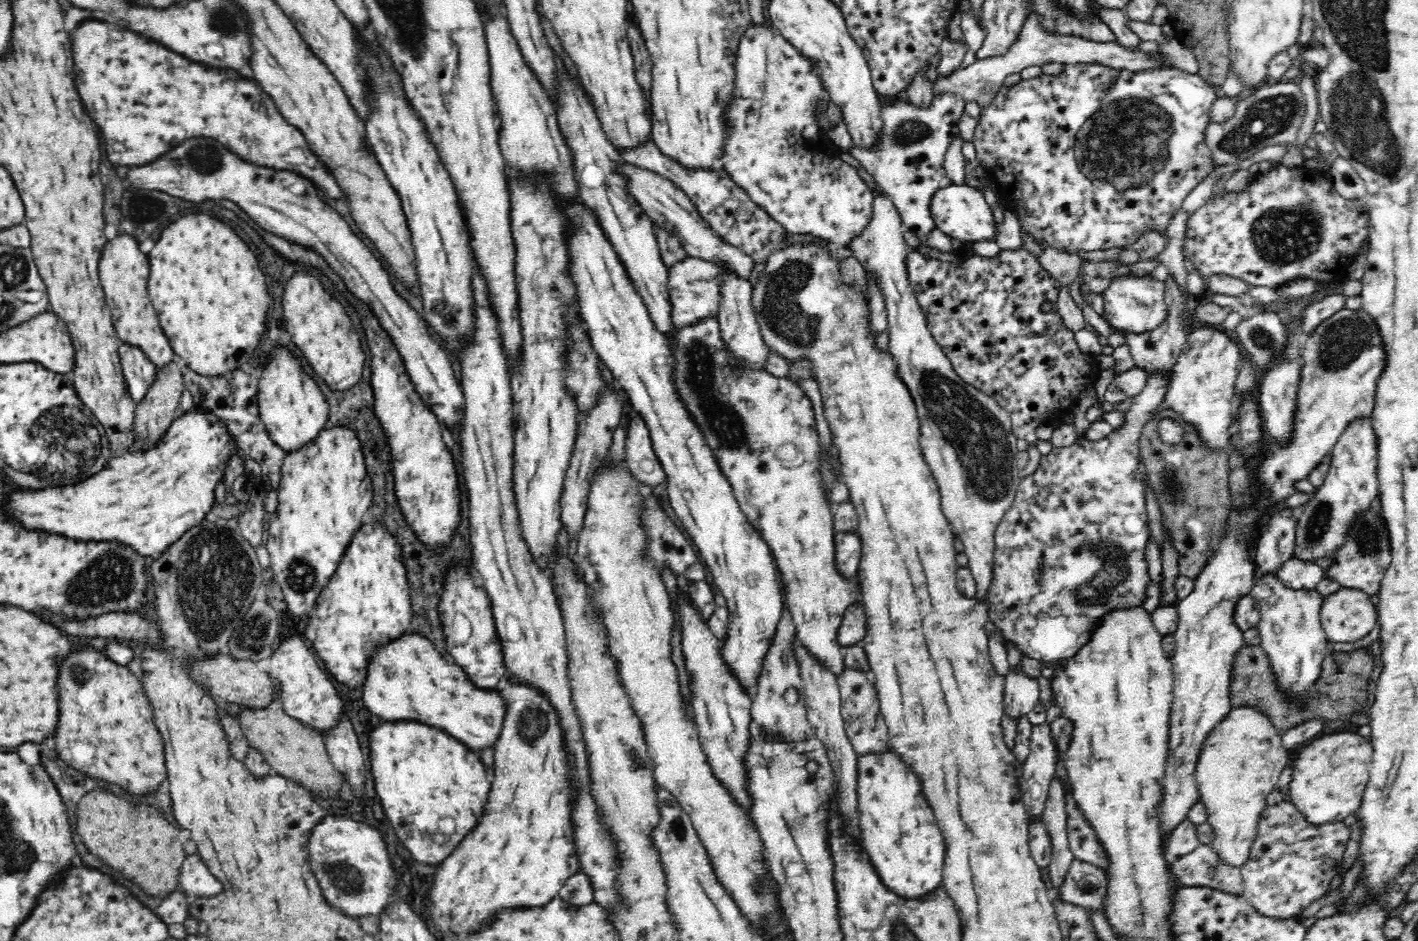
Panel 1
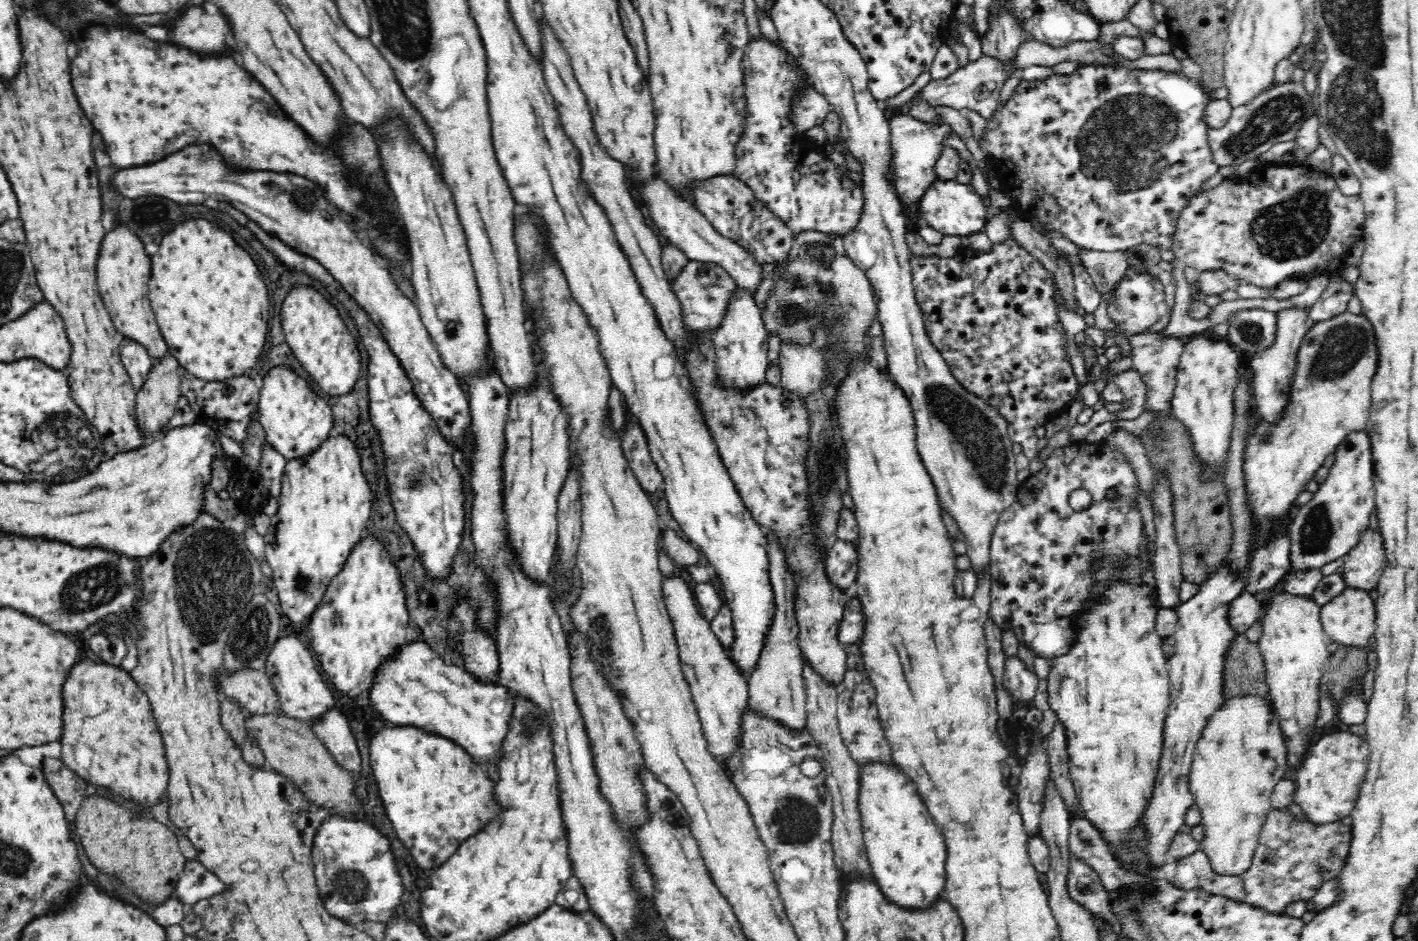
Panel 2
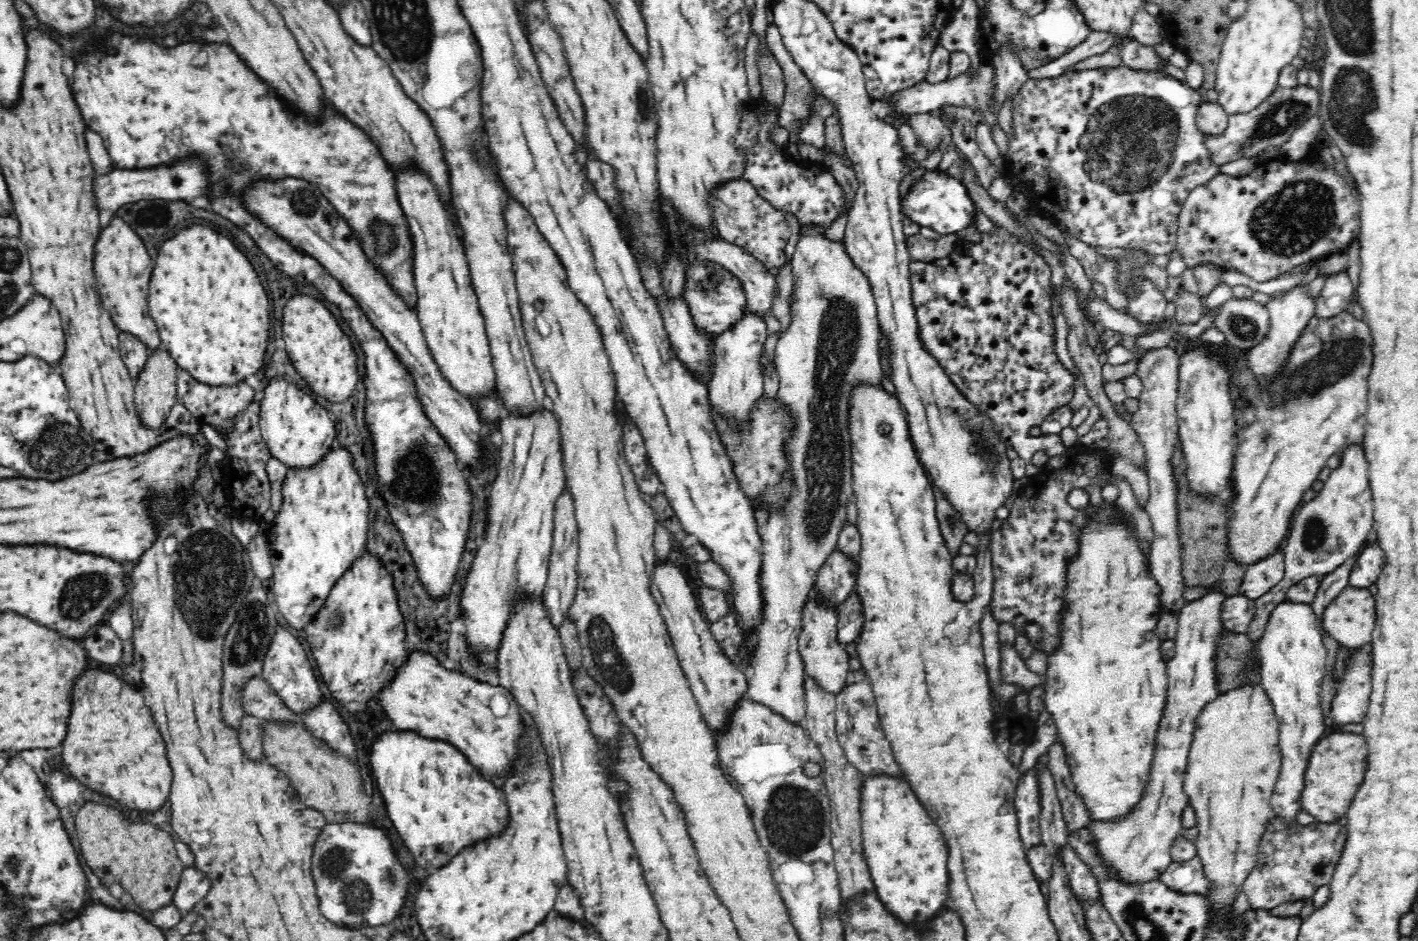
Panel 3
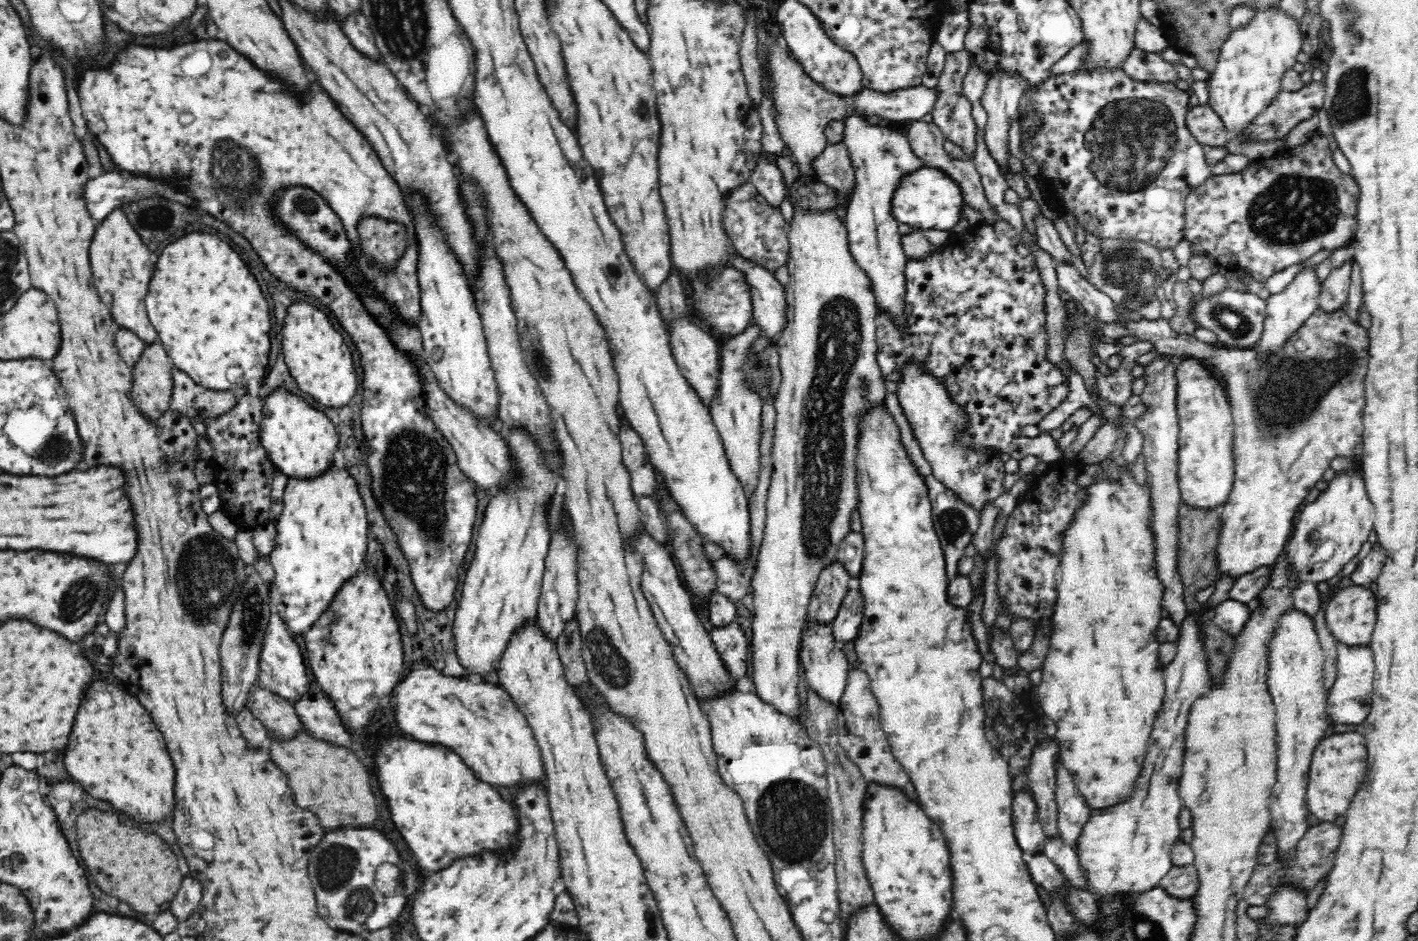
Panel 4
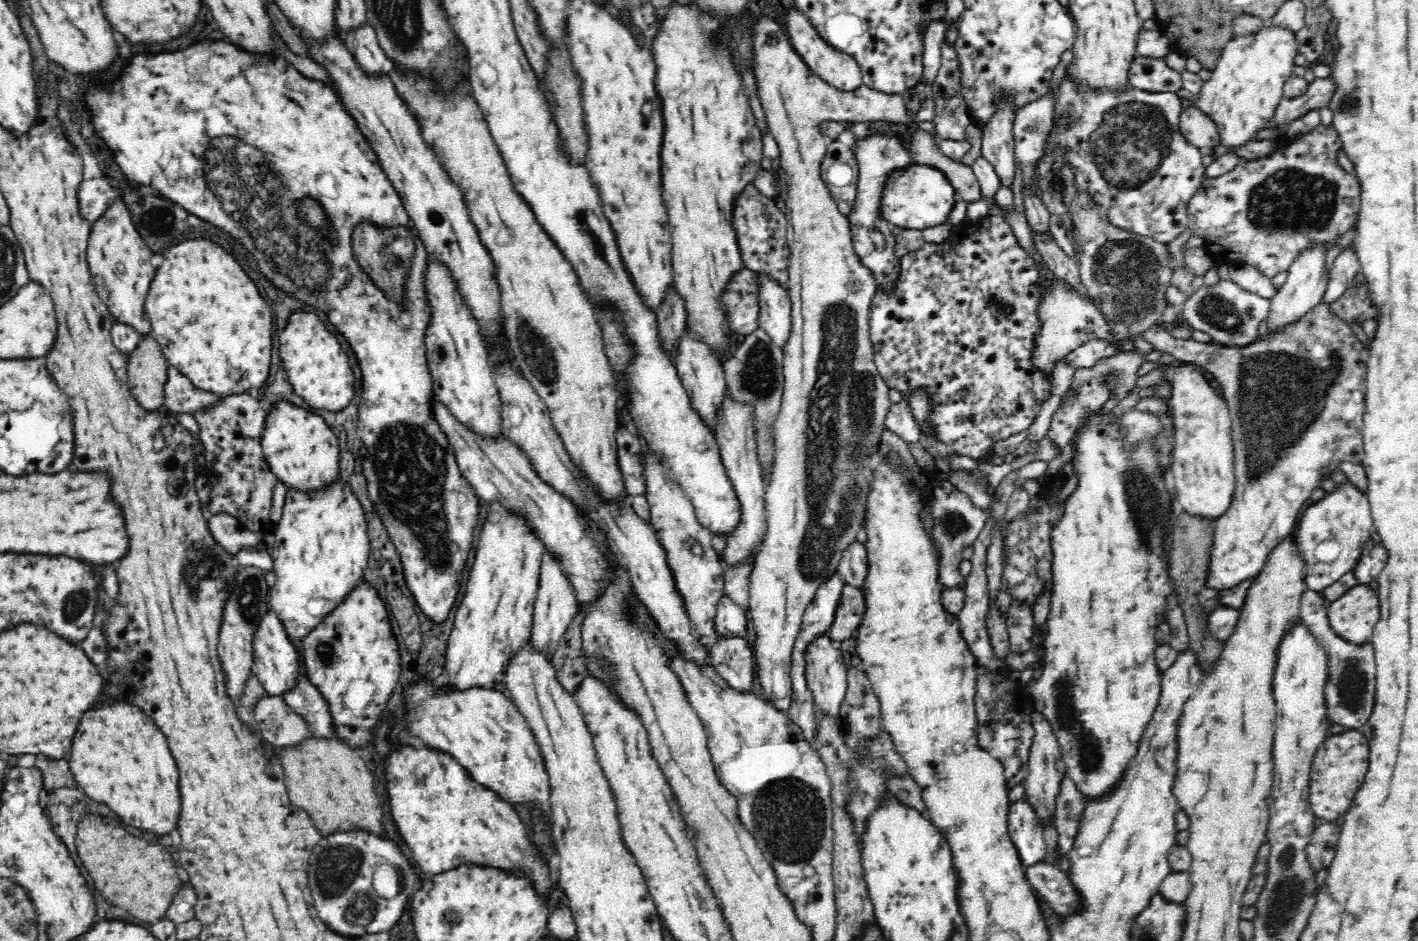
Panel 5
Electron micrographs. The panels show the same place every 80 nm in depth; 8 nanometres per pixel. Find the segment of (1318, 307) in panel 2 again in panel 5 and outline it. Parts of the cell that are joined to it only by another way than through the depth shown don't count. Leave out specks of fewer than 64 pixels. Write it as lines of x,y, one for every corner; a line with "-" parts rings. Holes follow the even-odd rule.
1343,249
1335,258
1333,266
1328,270
1328,282
1322,303
1330,307
1353,286
1355,277
1359,275
1358,257
1349,249

